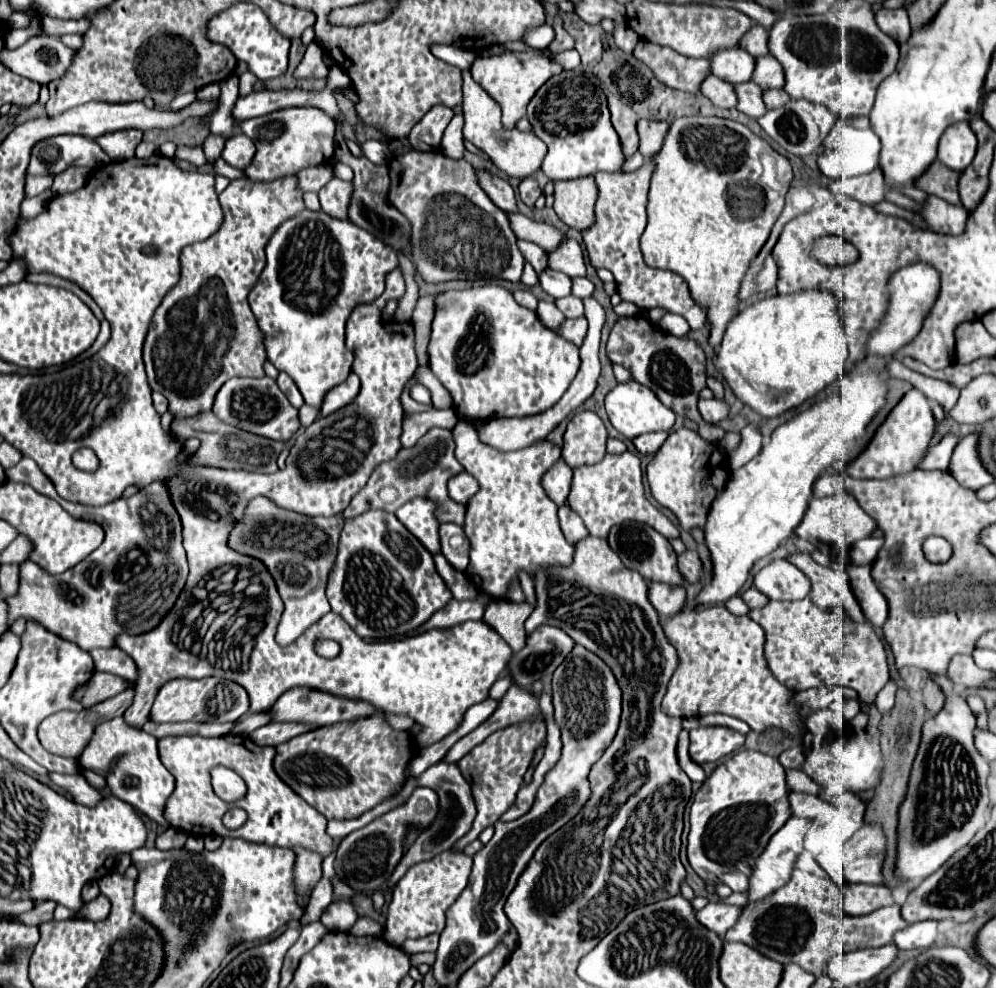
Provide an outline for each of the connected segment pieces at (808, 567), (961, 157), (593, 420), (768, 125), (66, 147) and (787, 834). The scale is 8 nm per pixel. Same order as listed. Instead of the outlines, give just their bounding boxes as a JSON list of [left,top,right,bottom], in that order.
[[787,553,865,623],[937,121,977,171],[563,411,607,467],[757,99,835,155],[31,135,107,175],[747,817,811,905]]

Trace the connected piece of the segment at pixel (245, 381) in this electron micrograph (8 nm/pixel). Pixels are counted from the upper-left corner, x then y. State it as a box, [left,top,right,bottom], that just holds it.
[213,377,301,443]

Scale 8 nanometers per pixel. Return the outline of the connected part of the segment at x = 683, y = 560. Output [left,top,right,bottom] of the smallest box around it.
[677,551,701,583]

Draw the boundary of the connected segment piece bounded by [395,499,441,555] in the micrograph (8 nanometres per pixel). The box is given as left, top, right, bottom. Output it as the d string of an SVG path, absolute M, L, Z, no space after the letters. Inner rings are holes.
M411 499L395 513L397 519L423 543L423 547L437 555L439 545L439 521L435 517L435 501L431 499Z

